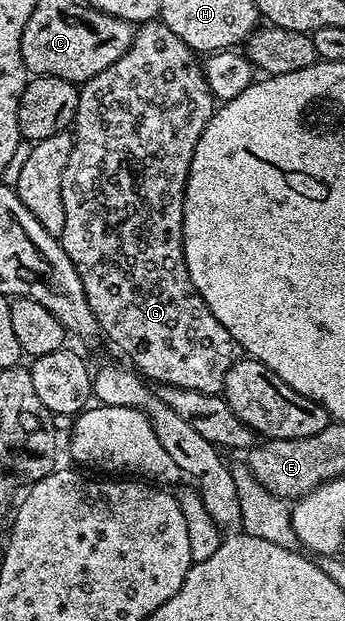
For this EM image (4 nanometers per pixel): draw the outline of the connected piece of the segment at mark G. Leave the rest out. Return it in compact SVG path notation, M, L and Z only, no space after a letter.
M160 21L143 23L135 30L132 45L126 50L124 57L120 57L120 61L108 65L104 73L96 73L96 77L79 86L68 165L64 165L64 177L60 185L64 201L64 233L60 236L60 242L84 285L84 297L96 317L99 332L103 336L106 334L131 359L129 362L136 368L138 375L145 377L151 384L167 383L173 387L196 389L209 395L221 392L228 369L232 369L232 365L240 358L240 348L232 333L228 333L228 329L224 329L224 325L220 325L220 321L212 317L204 297L200 297L200 293L192 285L192 277L188 277L182 244L182 214L192 153L196 149L196 141L200 141L200 133L204 133L215 110L215 97L210 91L203 64L195 51L184 45L184 41L176 37L176 33L168 29L168 25Z

